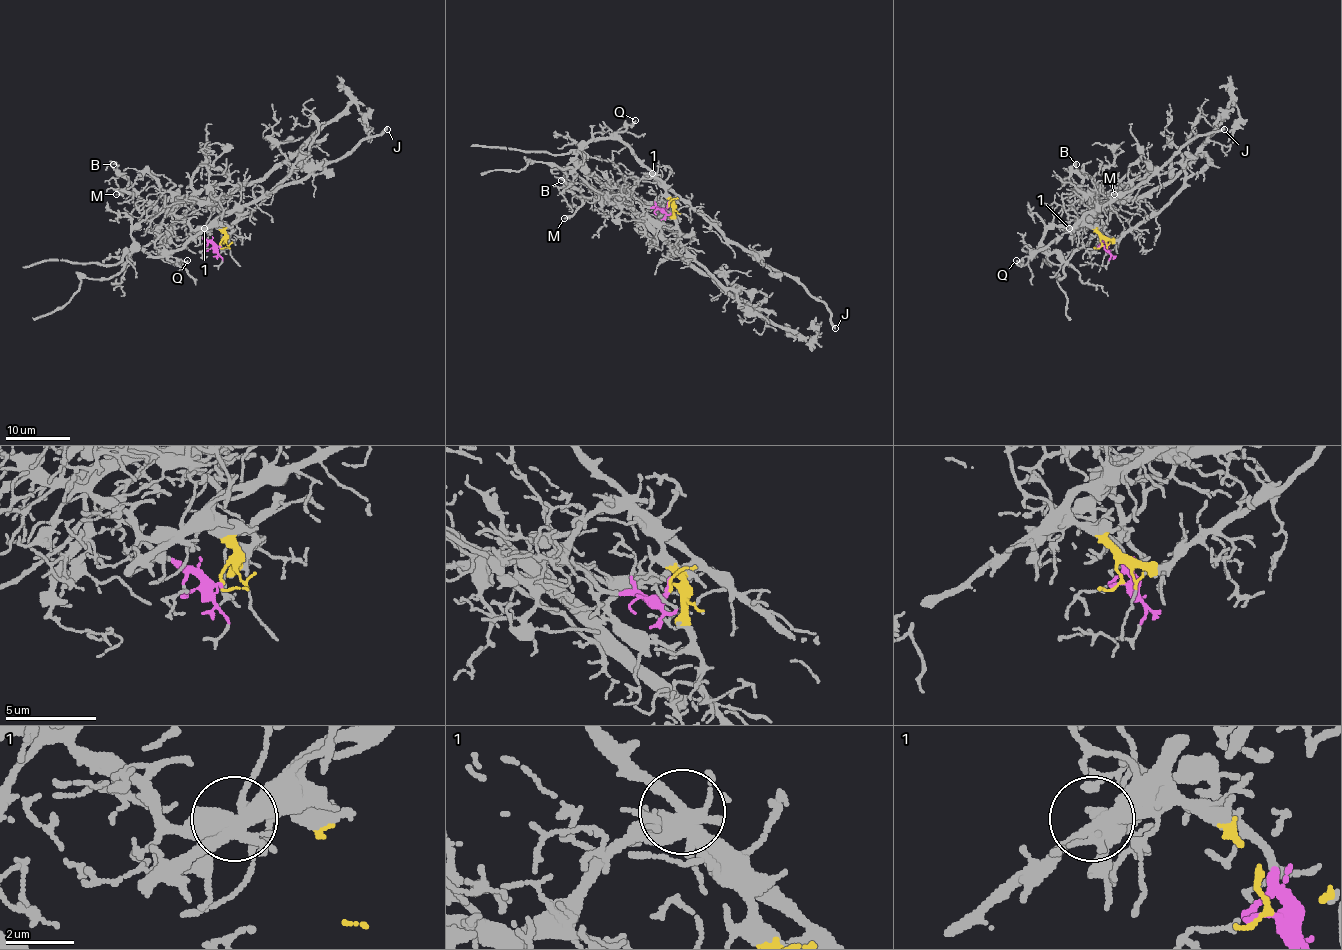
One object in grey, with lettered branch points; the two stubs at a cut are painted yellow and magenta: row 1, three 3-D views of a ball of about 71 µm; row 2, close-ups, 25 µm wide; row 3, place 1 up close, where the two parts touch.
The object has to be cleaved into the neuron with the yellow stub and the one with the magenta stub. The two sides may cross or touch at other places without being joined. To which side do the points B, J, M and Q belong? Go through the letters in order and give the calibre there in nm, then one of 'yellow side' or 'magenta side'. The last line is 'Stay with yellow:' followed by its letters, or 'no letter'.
B: 170 nm thick; magenta side
J: 280 nm thick; yellow side
M: 160 nm thick; magenta side
Q: 140 nm thick; yellow side
Stay with yellow: J, Q

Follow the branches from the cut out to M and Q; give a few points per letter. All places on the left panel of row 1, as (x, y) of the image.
M: (220, 245), (206, 242), (172, 213), (155, 210), (137, 192), (116, 194)
Q: (220, 247), (224, 234), (216, 225), (209, 225), (169, 255), (187, 260)

